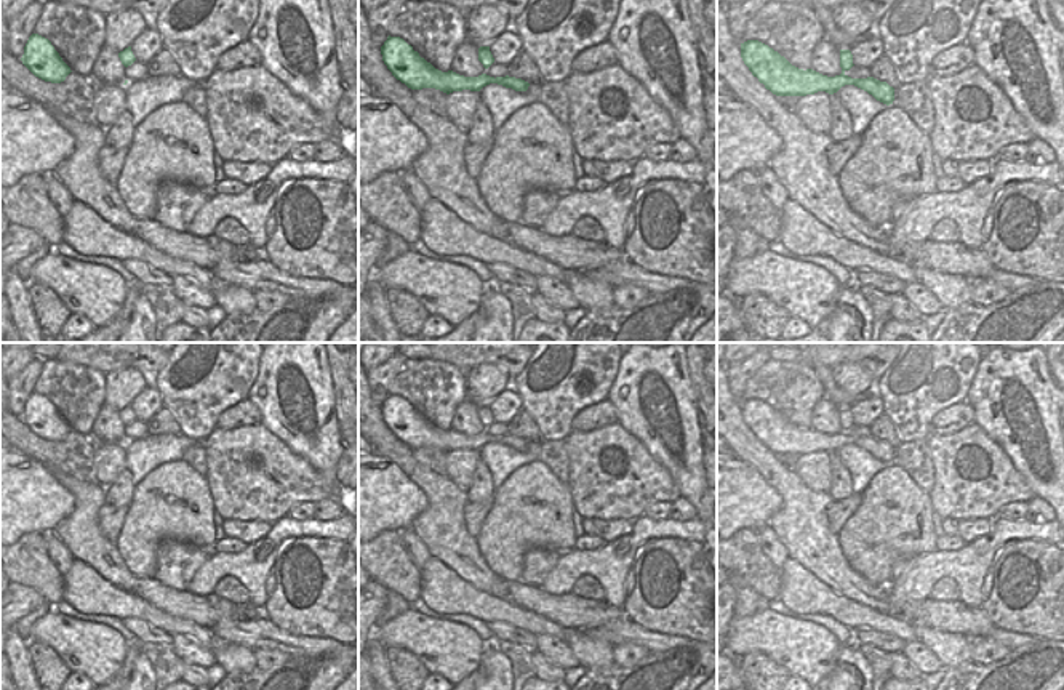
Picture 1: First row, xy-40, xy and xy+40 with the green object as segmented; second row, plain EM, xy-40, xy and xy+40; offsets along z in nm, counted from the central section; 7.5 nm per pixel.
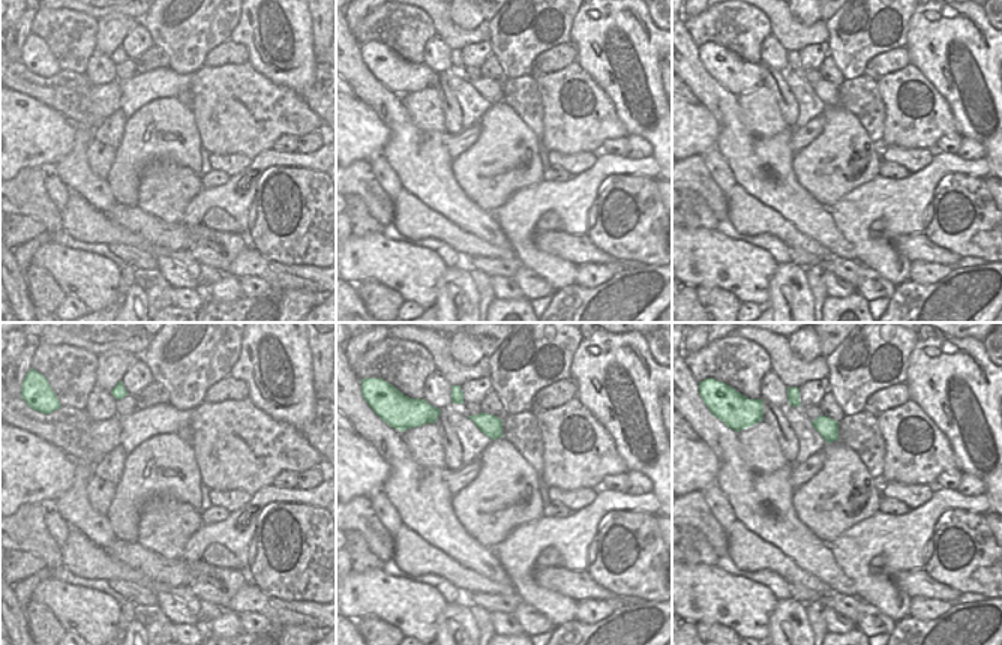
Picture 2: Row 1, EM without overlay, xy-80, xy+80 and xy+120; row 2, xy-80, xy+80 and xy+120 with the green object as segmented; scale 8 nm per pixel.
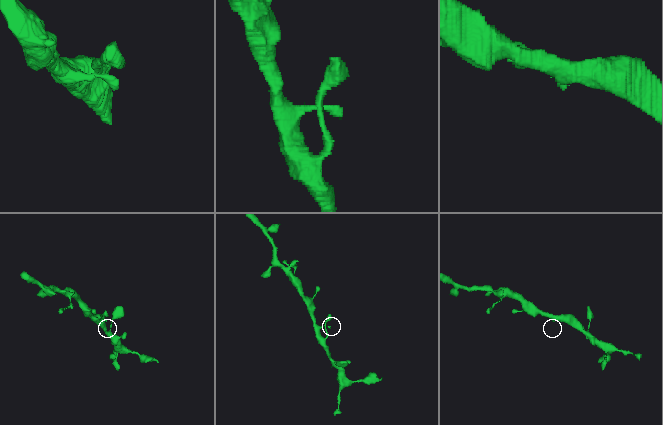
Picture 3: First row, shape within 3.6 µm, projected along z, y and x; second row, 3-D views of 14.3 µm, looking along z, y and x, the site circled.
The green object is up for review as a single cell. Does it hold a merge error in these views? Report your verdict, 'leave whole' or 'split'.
leave whole

